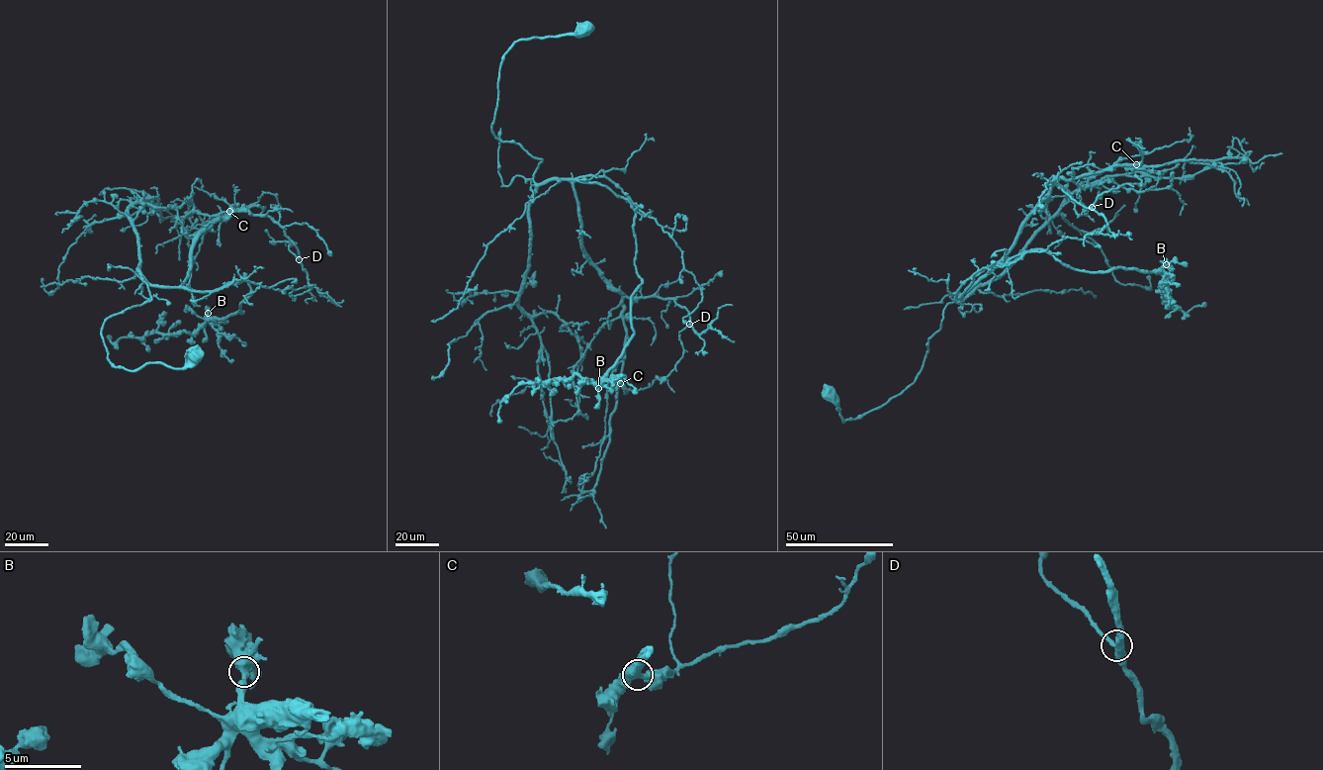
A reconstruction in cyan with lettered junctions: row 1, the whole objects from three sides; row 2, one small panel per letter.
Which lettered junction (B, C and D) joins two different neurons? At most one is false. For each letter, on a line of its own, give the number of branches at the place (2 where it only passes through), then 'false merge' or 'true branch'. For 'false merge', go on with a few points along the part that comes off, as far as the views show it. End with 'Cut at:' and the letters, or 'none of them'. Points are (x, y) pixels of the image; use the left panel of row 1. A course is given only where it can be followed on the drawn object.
B: 3 | true branch
C: 3 | true branch
D: 3 | true branch
Cut at: none of them

